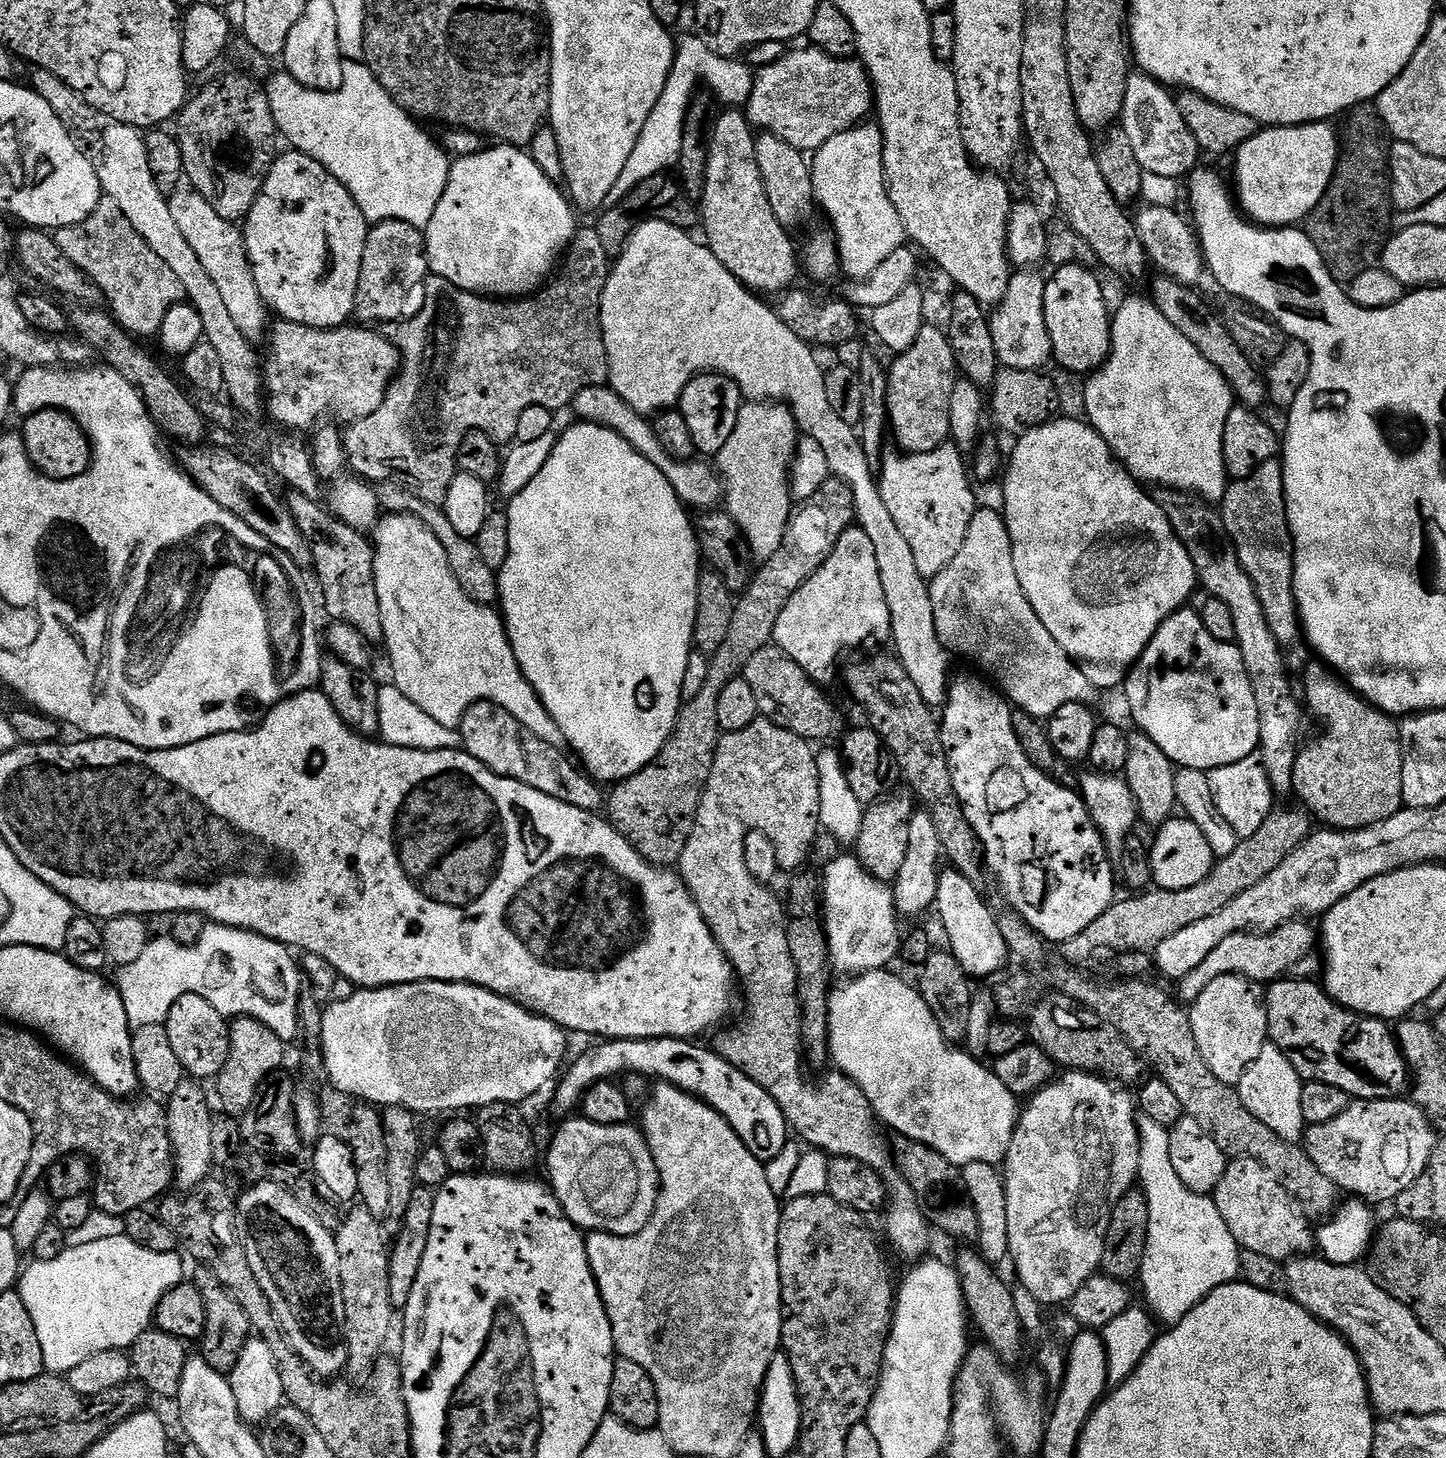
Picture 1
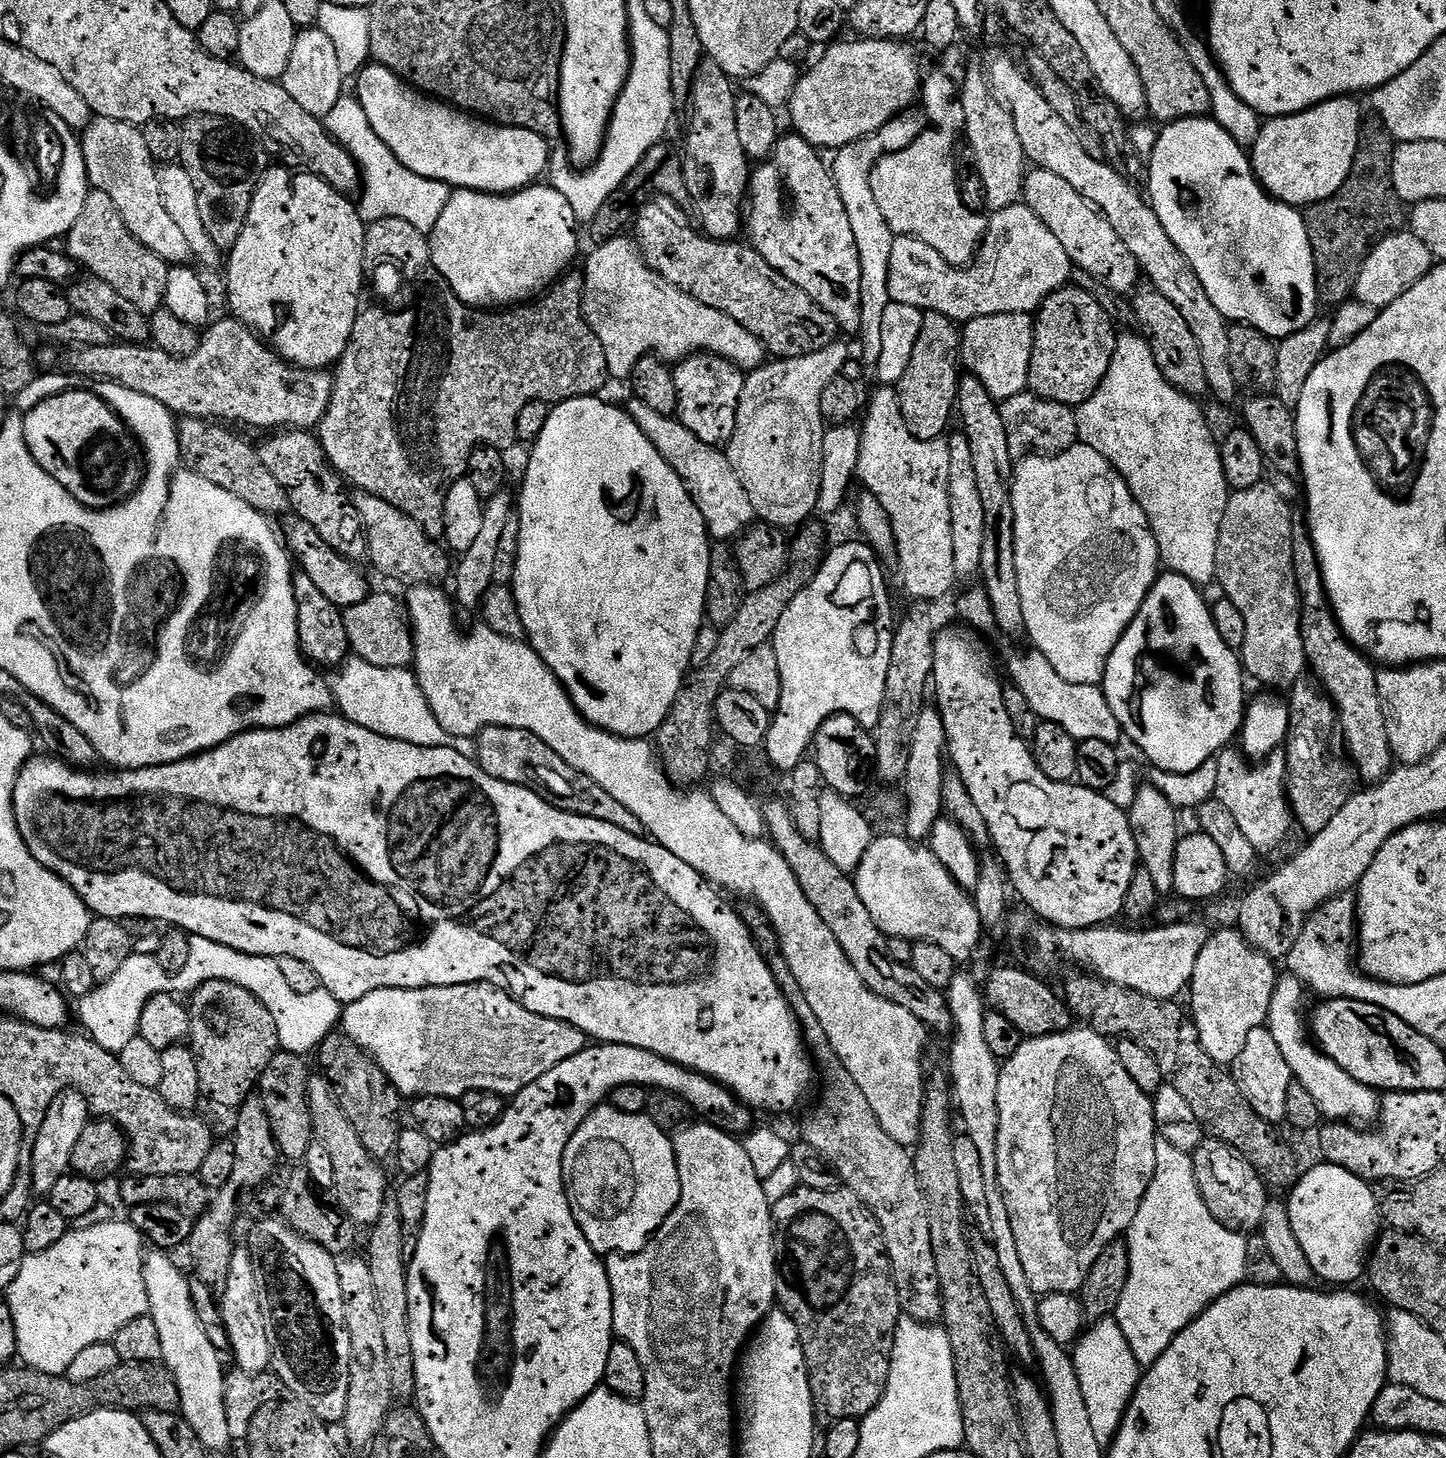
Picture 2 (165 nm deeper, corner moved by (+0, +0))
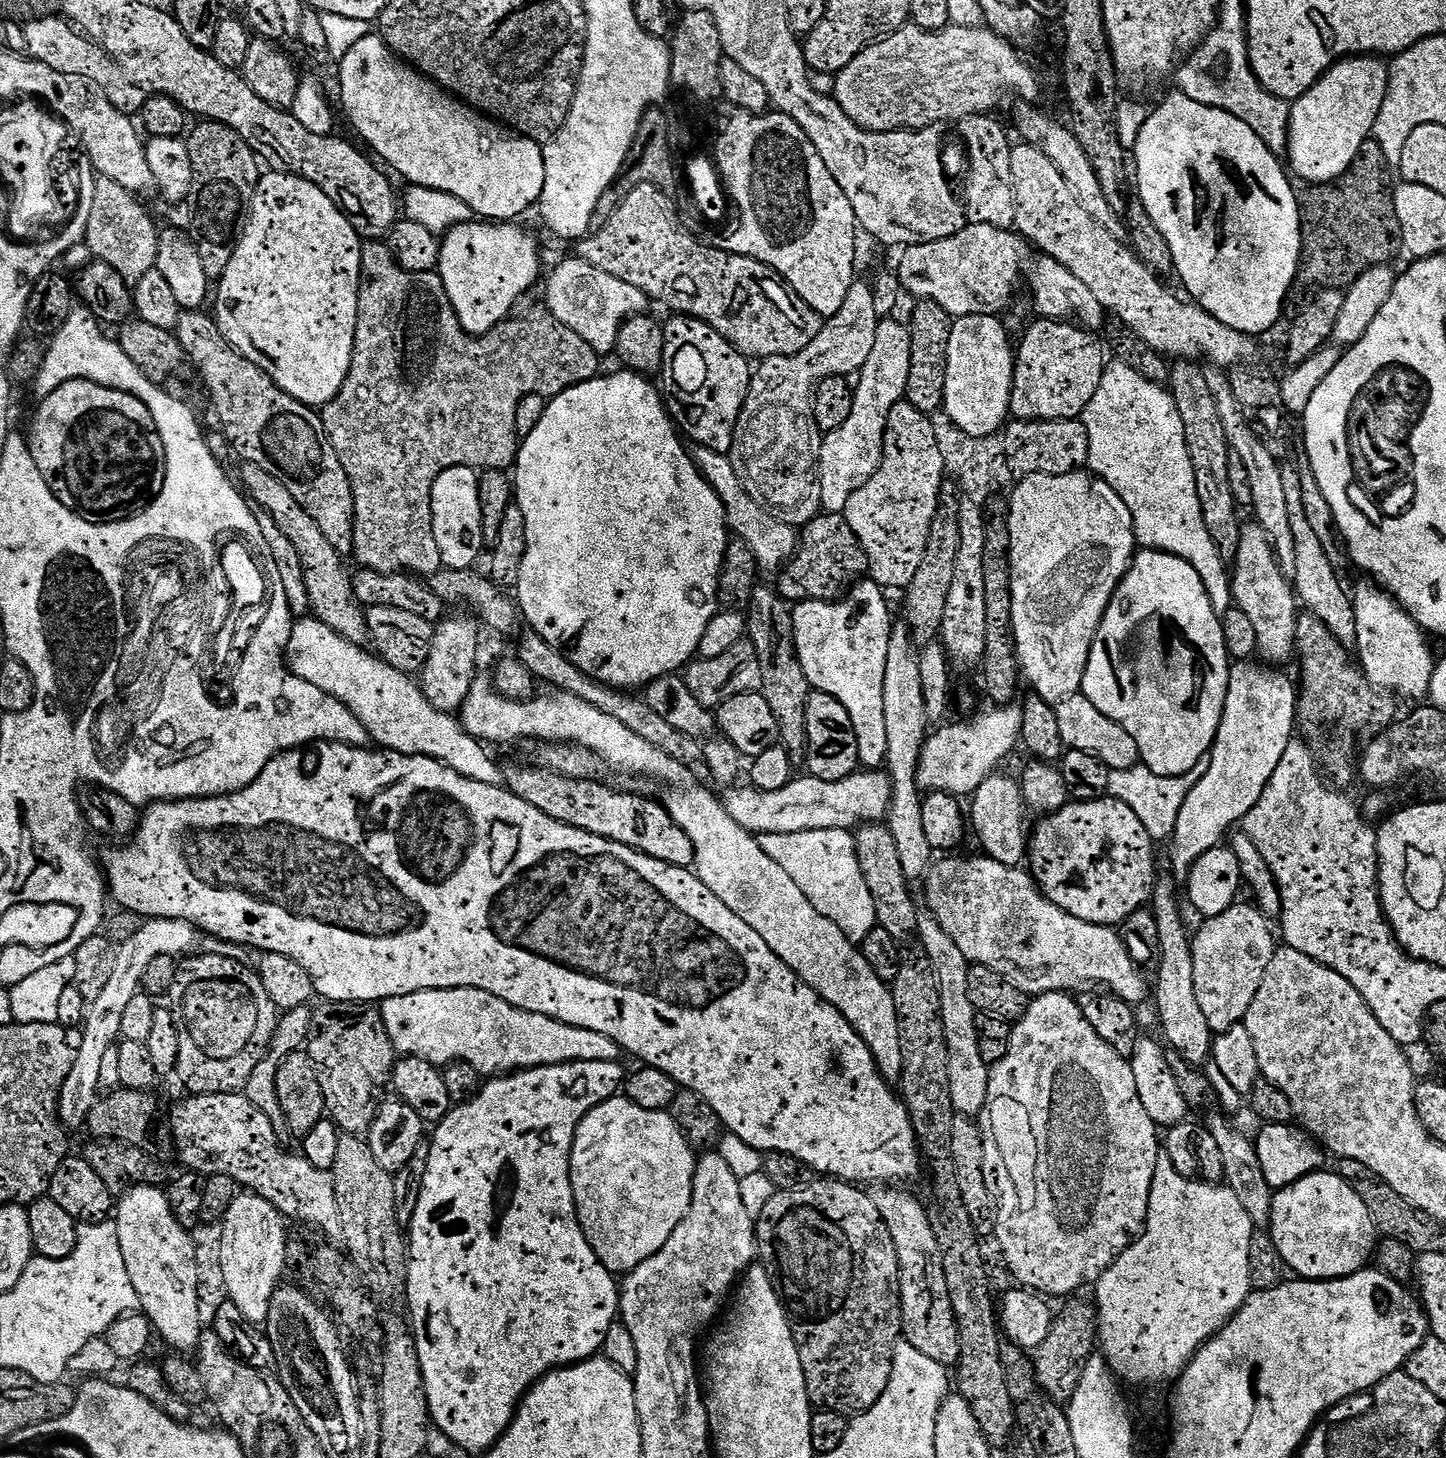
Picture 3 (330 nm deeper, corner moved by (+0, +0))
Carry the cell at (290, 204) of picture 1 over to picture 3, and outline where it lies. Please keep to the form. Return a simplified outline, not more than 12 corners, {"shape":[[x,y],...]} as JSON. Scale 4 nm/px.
{"shape":[[265,171],[216,325],[290,398],[348,377],[362,237]]}

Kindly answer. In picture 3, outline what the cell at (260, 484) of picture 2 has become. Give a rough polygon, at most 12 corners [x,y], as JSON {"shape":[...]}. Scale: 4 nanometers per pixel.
{"shape":[[244,464],[242,488],[302,558],[311,615],[367,645],[353,573],[294,494]]}

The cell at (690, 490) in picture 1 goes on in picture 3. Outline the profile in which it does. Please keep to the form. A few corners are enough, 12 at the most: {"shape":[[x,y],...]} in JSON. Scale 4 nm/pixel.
{"shape":[[691,454],[724,504],[731,535],[757,569],[779,573],[796,554],[797,529],[742,486],[731,455]]}

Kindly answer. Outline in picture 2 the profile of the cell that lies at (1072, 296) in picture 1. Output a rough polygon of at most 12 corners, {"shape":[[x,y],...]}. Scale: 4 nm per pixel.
{"shape":[[1075,286],[1034,316],[1028,386],[1079,406],[1110,370],[1118,328]]}

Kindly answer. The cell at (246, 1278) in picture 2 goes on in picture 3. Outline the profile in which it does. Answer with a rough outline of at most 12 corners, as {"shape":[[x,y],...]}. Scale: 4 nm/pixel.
{"shape":[[247,1190],[219,1225],[227,1299],[267,1306],[290,1228]]}

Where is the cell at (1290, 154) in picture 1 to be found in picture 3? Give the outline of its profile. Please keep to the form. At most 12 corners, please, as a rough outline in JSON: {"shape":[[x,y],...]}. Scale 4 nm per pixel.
{"shape":[[1340,58],[1291,105],[1286,164],[1346,174],[1388,93],[1389,65]]}

